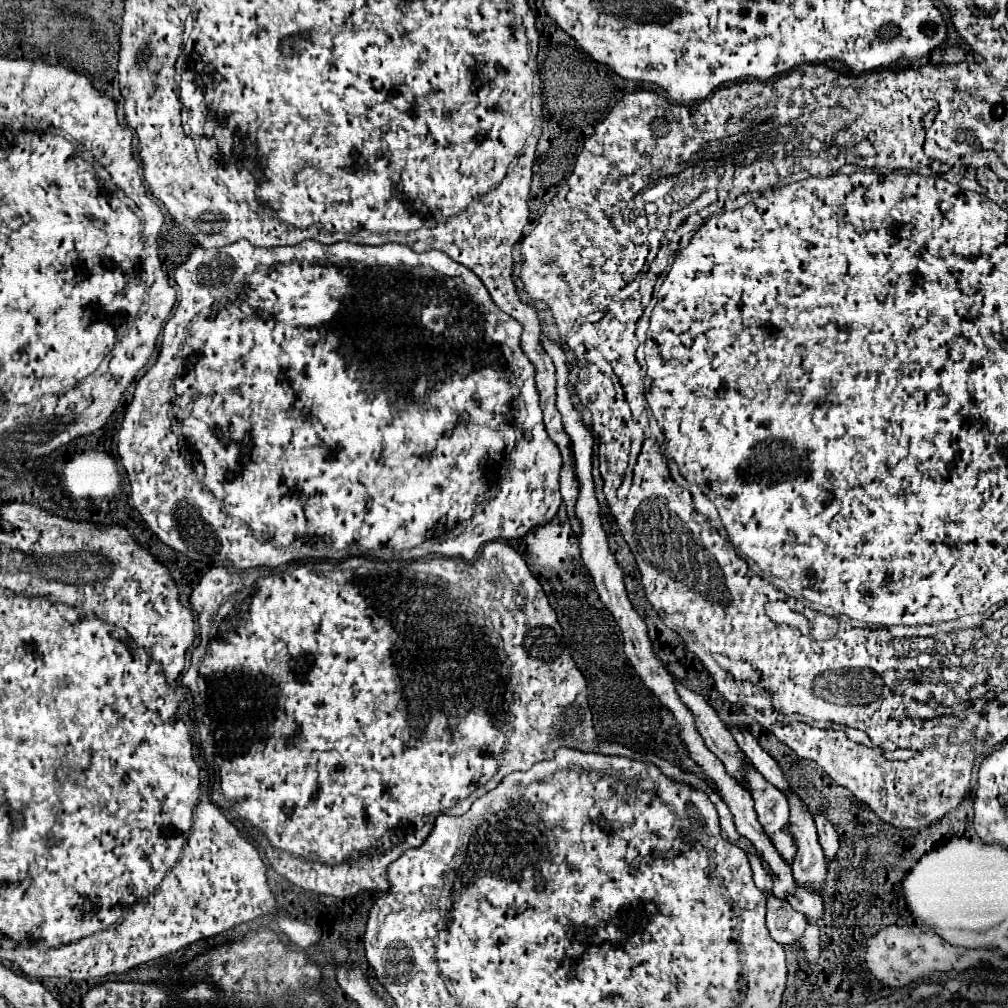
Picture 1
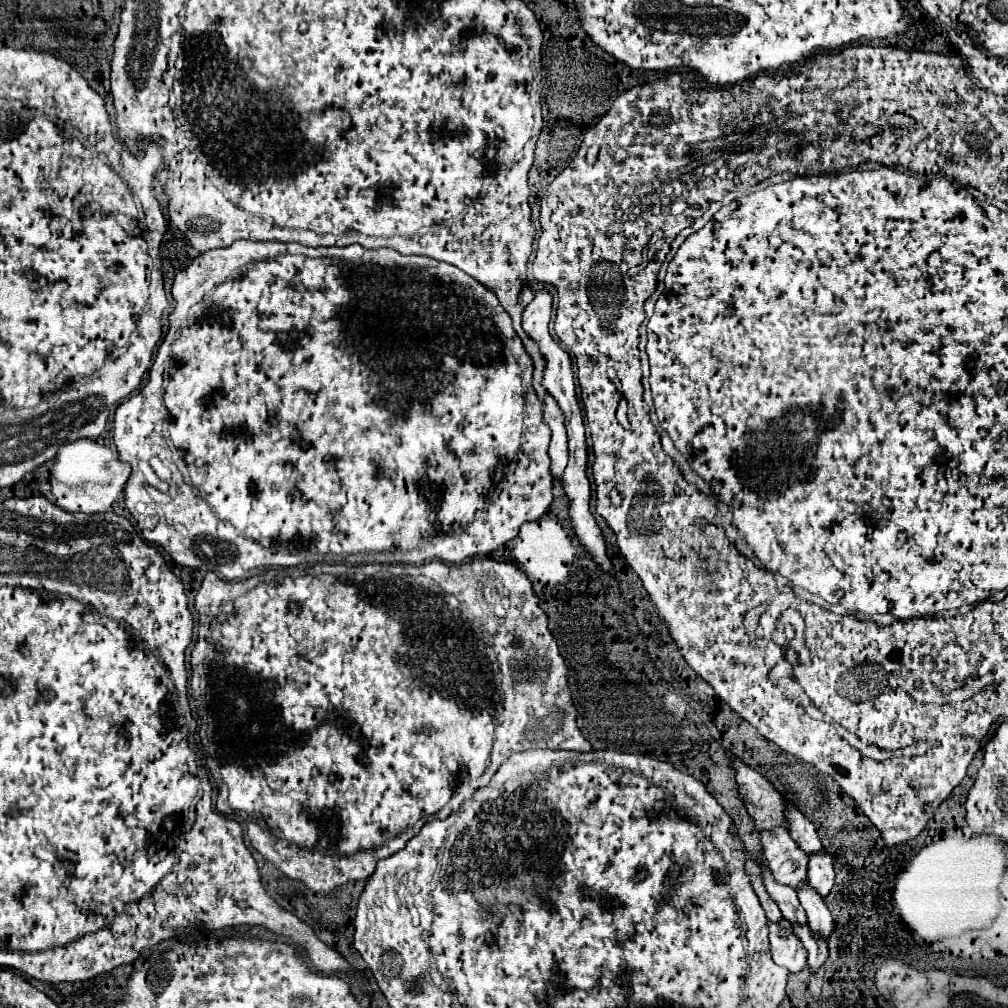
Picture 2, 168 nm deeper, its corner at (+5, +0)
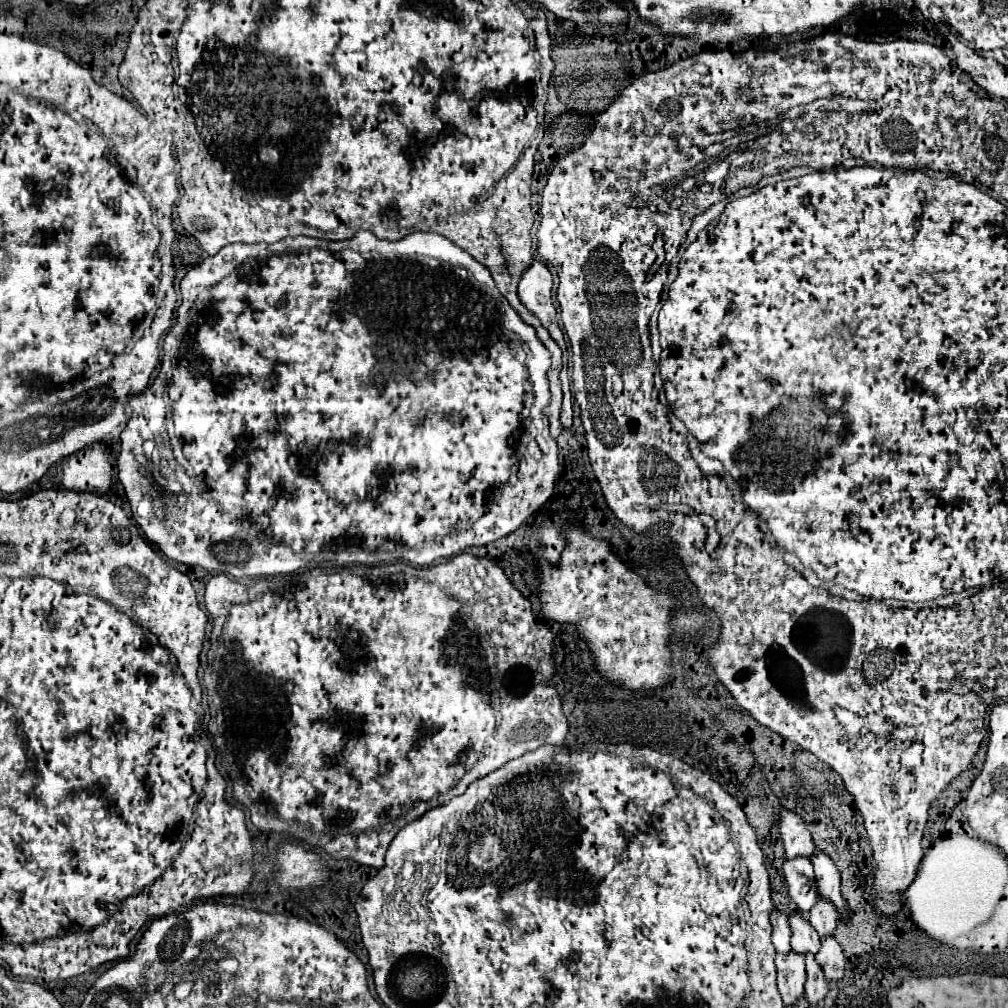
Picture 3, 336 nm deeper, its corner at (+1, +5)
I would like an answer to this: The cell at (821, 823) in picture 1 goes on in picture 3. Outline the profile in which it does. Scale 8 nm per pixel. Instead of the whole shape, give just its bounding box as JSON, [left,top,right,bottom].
[809,894,839,936]

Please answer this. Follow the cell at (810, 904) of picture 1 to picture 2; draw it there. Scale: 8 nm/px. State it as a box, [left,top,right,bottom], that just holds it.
[793,925,829,973]

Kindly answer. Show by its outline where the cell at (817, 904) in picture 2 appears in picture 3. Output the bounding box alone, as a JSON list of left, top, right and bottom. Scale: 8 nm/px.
[815,934,845,982]

